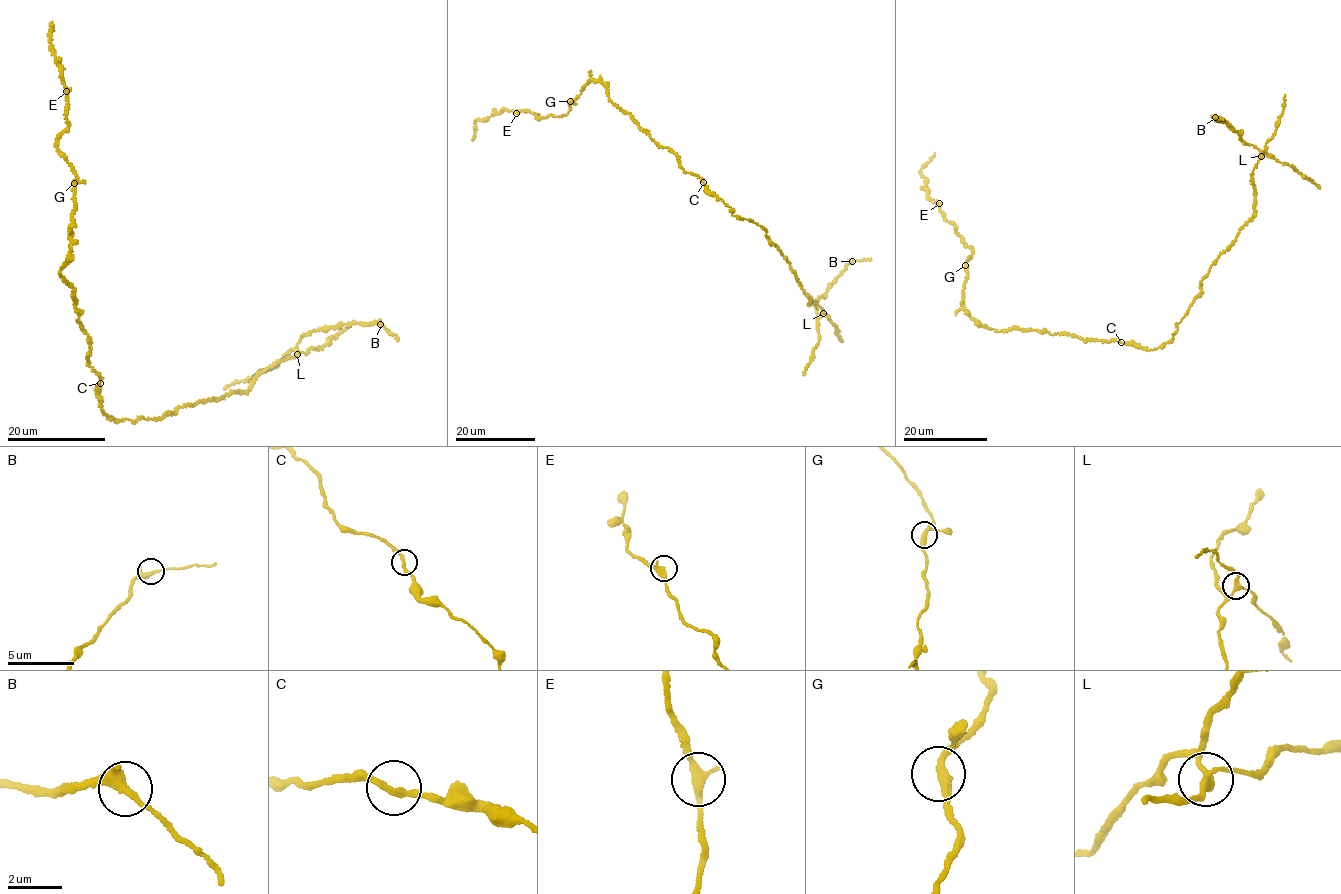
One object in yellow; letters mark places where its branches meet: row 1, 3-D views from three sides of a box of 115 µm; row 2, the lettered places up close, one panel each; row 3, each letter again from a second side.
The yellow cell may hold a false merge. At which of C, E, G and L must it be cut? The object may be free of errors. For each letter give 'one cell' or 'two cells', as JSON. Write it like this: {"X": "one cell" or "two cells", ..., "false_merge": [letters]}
{"C": "one cell", "E": "one cell", "G": "one cell", "L": "two cells", "false_merge": ["L"]}

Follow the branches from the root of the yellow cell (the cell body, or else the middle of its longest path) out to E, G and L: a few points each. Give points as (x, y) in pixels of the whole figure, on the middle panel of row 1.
E: (702, 181), (615, 105), (598, 81), (586, 85), (566, 114), (540, 119), (529, 111), (516, 113)
G: (702, 181), (684, 171), (676, 153), (658, 145), (615, 105), (606, 85), (591, 80), (570, 101)
L: (702, 181), (733, 215), (764, 228), (811, 299), (809, 303), (817, 303), (823, 313)

